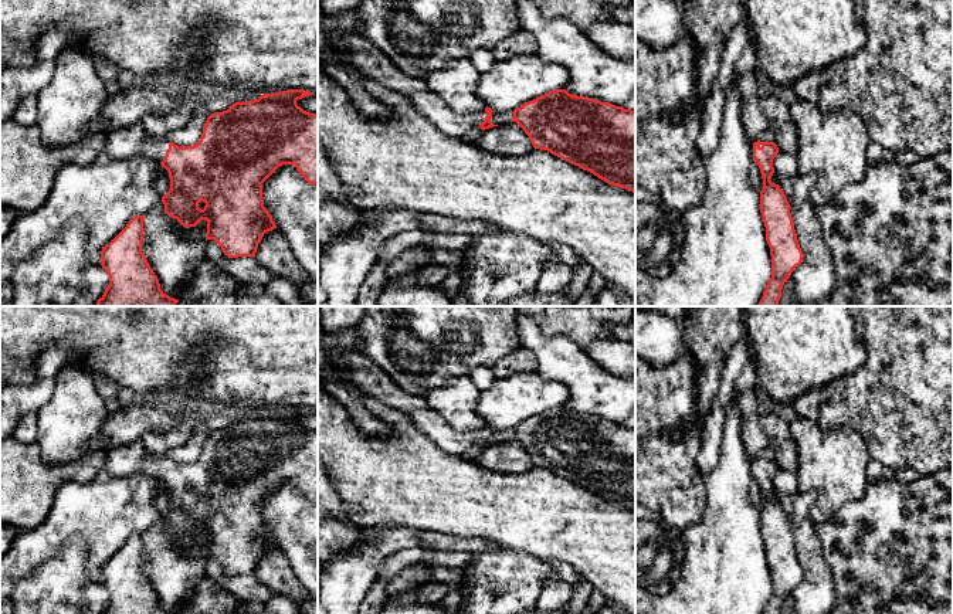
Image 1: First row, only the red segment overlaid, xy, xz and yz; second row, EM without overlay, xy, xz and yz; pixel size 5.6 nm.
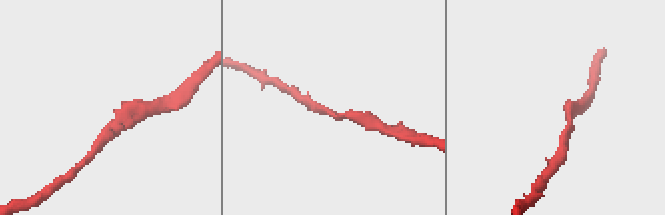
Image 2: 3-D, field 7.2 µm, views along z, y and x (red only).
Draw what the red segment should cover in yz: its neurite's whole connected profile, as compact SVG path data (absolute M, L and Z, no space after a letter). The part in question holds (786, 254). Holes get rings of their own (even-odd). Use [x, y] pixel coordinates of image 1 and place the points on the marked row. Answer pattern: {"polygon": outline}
{"polygon": "M757 140L753 143L753 162L759 166L763 177L760 213L771 255L771 278L766 285L759 306L779 305L783 285L804 258L794 230L787 197L780 186L770 180L774 173L773 159L777 153L779 147L774 142Z"}

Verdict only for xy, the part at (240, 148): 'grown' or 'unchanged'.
grown

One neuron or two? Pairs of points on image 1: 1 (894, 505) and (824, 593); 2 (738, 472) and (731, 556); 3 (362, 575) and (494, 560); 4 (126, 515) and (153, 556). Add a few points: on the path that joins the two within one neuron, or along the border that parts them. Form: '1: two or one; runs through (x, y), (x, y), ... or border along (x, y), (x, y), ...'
1: two; border along (821, 549), (833, 575), (837, 599)
2: one; runs through (731, 494), (731, 535)
3: two; border along (505, 548), (484, 548), (472, 553)
4: two; border along (160, 516), (143, 531)

